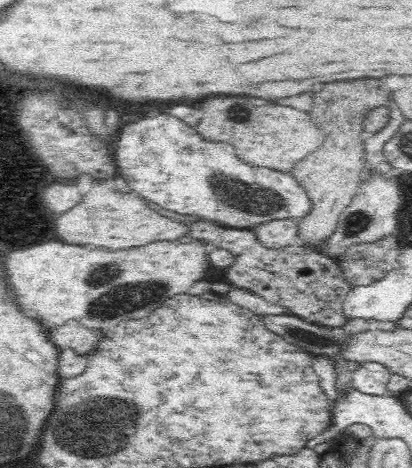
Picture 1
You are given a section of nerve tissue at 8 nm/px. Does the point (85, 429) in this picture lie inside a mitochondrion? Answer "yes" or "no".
yes

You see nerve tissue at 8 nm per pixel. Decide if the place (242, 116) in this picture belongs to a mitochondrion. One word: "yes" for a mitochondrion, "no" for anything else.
yes

